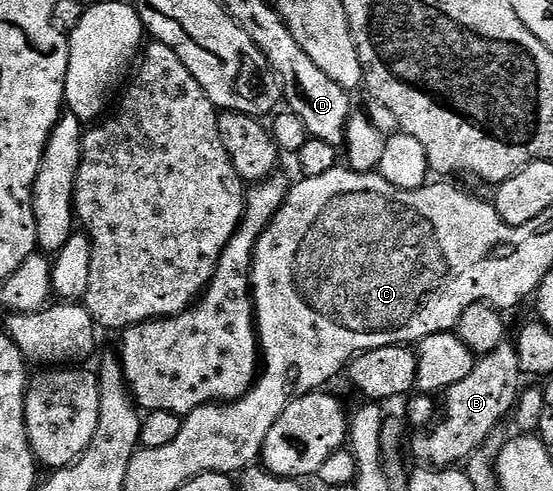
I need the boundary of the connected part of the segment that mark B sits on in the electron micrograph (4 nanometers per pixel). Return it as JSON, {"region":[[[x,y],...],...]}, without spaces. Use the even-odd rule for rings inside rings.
{"region":[[[504,342],[497,346],[497,350],[478,357],[473,371],[461,378],[461,382],[447,389],[447,405],[444,408],[442,405],[441,408],[442,415],[444,412],[447,417],[443,421],[440,419],[430,430],[420,431],[423,433],[415,441],[410,441],[409,452],[411,448],[412,454],[423,466],[434,466],[443,470],[448,466],[462,465],[499,428],[498,424],[507,415],[507,419],[512,415],[522,380],[525,380],[525,373],[519,369],[514,343]]]}

